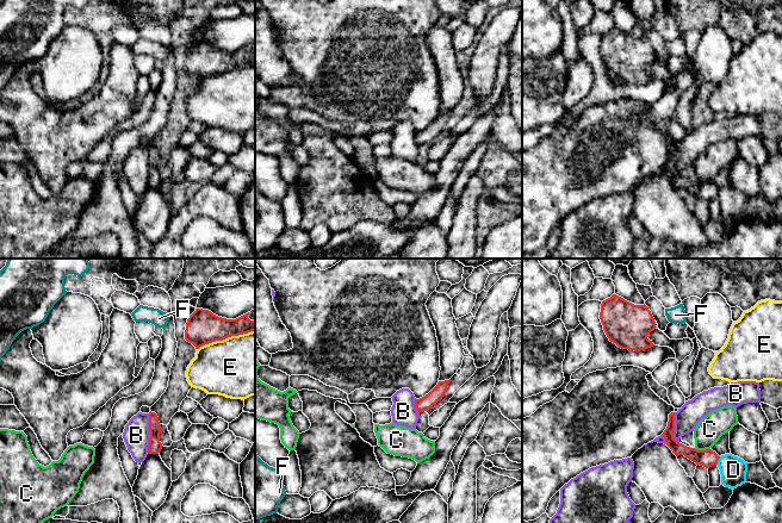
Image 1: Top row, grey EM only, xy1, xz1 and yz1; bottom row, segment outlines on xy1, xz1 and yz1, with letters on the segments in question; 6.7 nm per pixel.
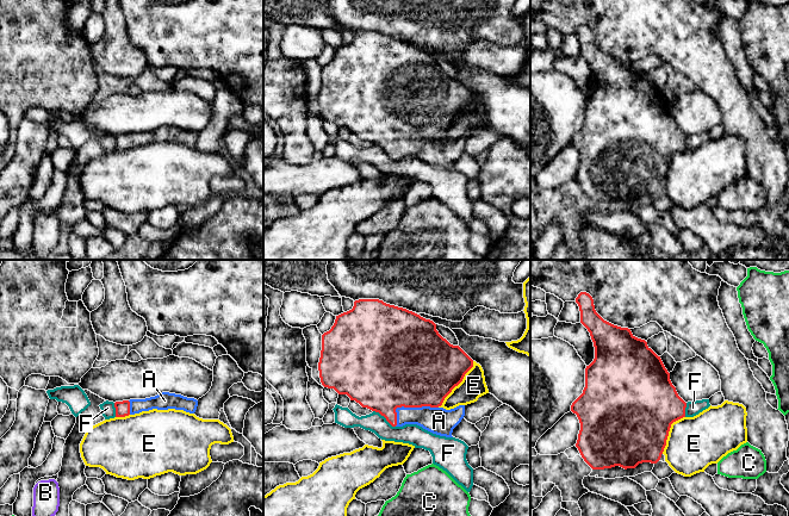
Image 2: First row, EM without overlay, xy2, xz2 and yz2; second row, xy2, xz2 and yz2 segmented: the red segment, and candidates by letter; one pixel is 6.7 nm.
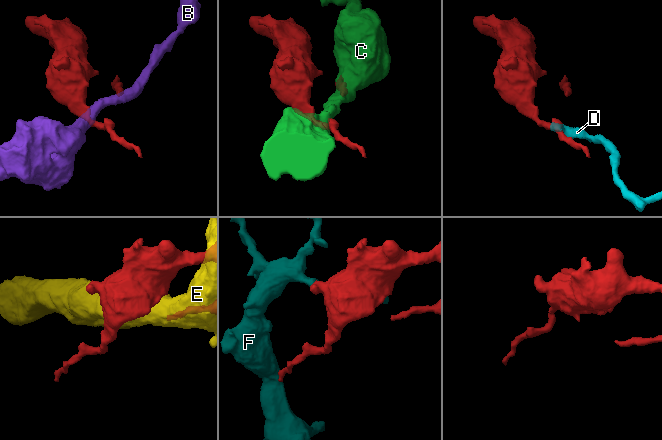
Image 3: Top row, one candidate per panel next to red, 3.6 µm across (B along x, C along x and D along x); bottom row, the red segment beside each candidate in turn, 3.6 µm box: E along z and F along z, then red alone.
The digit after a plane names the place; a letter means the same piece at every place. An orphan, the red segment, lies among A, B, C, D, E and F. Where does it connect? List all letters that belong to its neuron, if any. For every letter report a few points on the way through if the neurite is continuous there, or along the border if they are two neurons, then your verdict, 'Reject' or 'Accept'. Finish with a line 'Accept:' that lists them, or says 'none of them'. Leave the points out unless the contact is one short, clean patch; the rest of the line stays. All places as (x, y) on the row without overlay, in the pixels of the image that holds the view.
A: Accept
B: Boundary: xy1 (149, 147), (149, 178), (147, 186). Reject
C: Boundary: yz1 (694, 181), (709, 182). Reject
D: Reject
E: Reject
F: Reject
Accept: A

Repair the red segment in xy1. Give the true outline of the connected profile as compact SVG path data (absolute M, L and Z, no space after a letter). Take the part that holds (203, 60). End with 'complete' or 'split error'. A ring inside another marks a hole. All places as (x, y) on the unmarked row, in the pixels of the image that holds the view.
M196 42L187 52L185 73L199 82L205 77L252 64L255 64L255 43L236 52L226 52L209 43Z; split error

